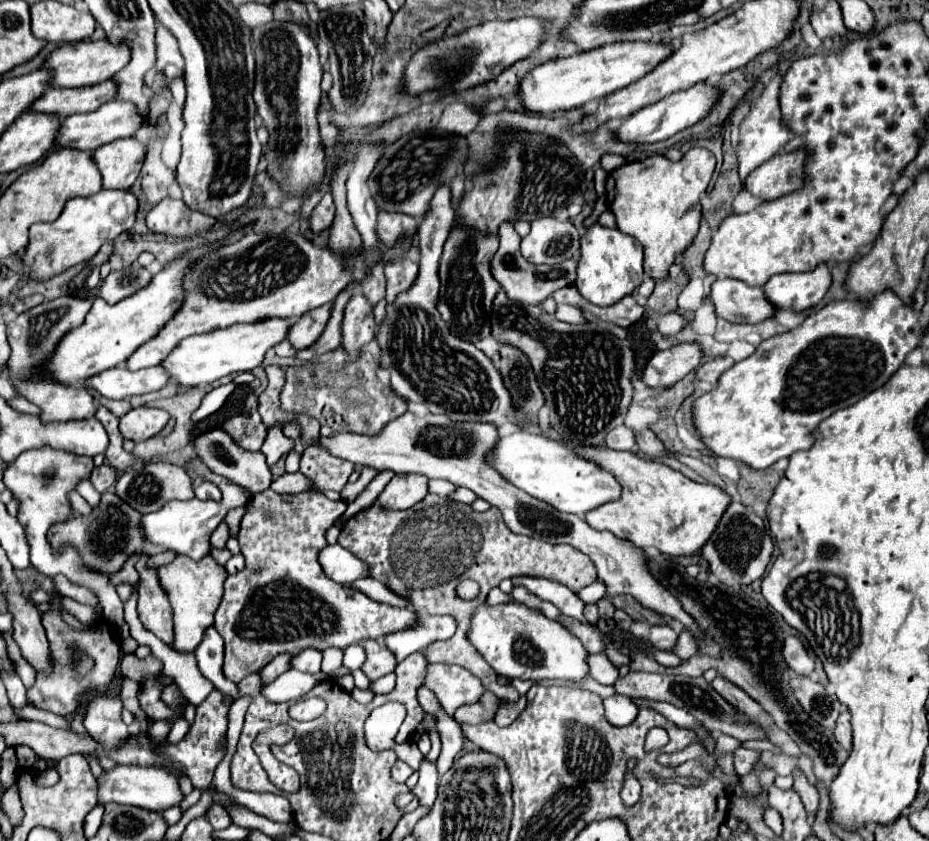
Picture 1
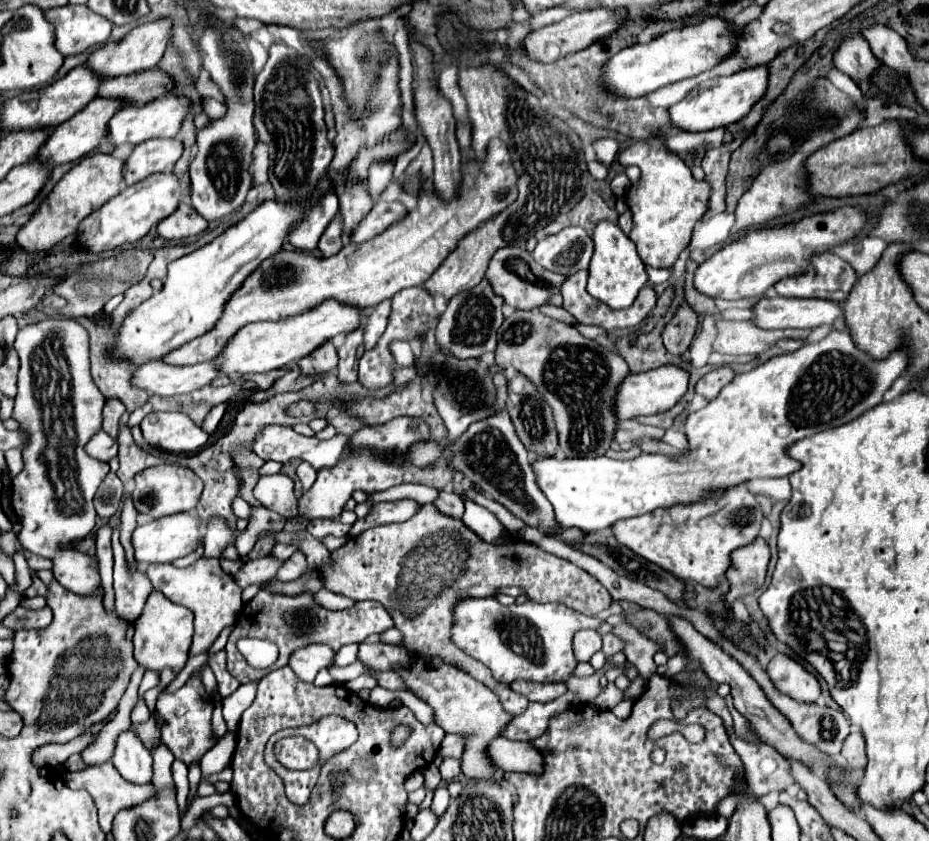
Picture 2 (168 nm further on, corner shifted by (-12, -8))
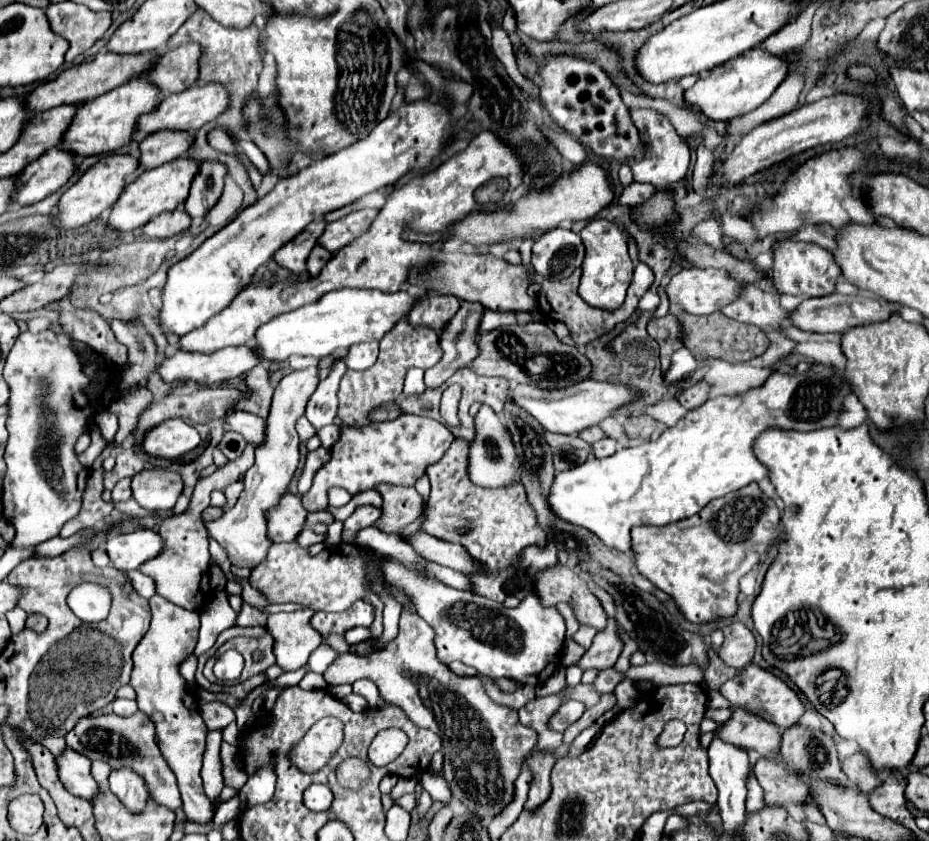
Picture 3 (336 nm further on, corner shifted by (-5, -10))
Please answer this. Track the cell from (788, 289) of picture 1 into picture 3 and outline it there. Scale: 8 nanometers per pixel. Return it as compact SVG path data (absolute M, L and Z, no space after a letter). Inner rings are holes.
M780 241L774 247L774 271L772 271L772 283L774 289L790 295L800 295L800 297L822 297L830 295L836 289L836 283L842 275L840 265L836 263L834 255L826 249L822 249L816 243L796 243L796 241Z

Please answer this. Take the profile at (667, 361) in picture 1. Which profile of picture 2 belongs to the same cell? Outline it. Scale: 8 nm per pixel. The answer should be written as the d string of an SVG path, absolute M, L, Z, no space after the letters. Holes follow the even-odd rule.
M663 365L645 373L627 375L619 383L617 393L615 393L615 417L619 421L625 421L639 415L655 415L655 413L667 411L685 395L687 381L689 381L689 373L675 365Z

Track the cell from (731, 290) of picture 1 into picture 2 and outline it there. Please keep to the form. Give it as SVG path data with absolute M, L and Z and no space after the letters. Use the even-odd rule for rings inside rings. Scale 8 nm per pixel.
M761 299L755 305L755 325L763 329L815 329L833 325L843 315L841 303L827 299Z

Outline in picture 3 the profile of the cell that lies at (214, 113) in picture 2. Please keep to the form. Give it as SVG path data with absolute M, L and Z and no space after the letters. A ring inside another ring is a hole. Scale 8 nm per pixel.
M240 141L240 149L243 154L252 161L258 169L260 169L260 173L266 173L268 171L268 161L266 161L266 157L264 157L264 153L254 145L254 143L247 143L245 141Z

